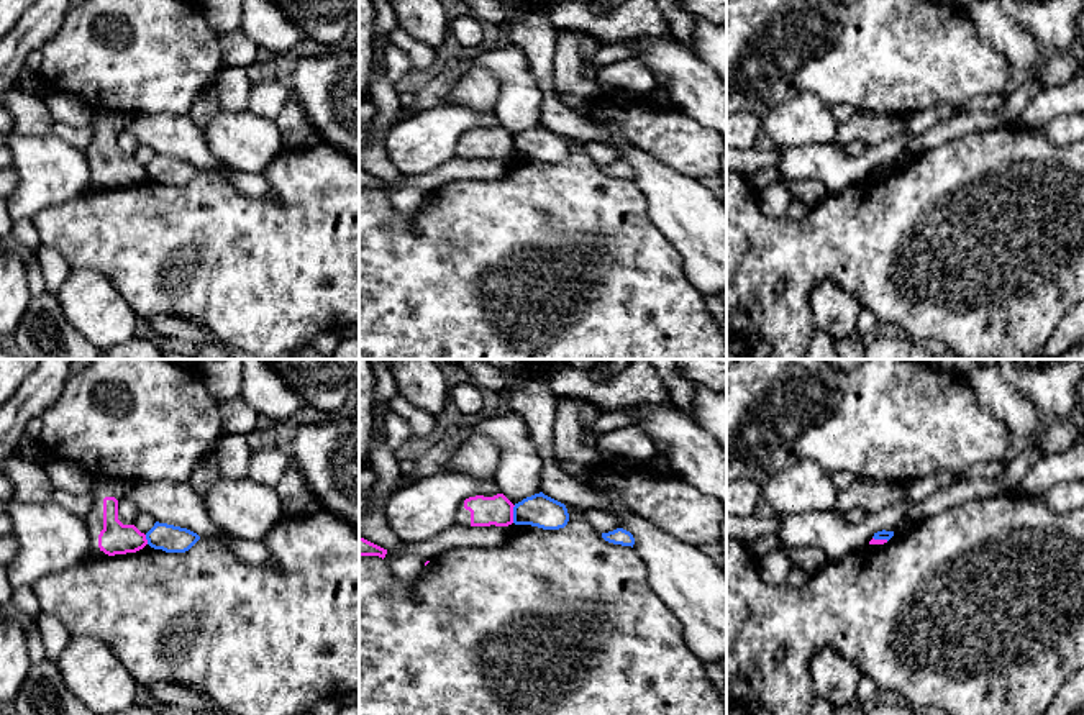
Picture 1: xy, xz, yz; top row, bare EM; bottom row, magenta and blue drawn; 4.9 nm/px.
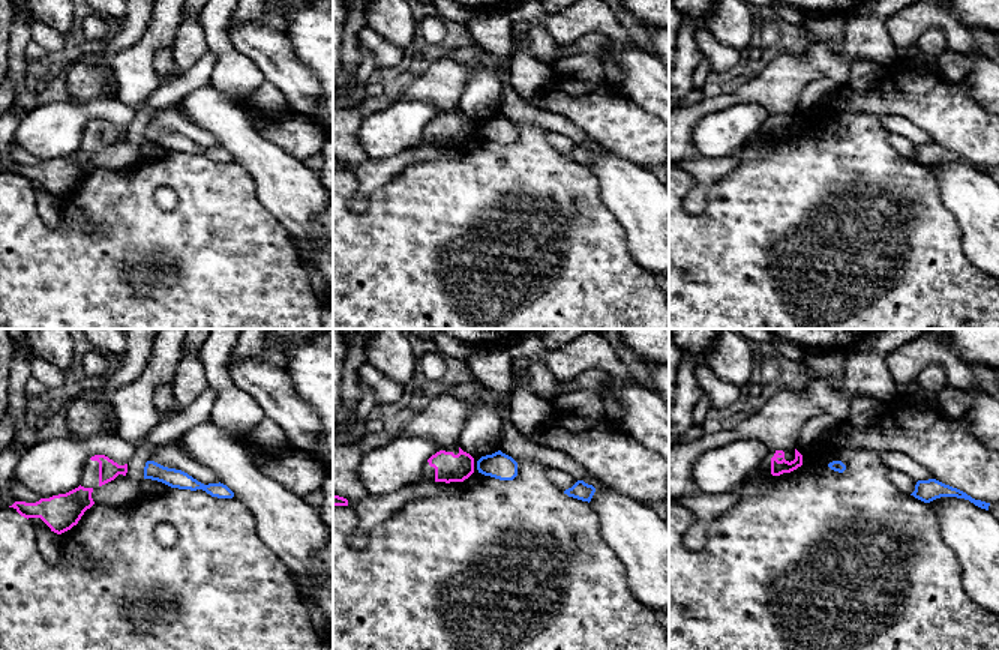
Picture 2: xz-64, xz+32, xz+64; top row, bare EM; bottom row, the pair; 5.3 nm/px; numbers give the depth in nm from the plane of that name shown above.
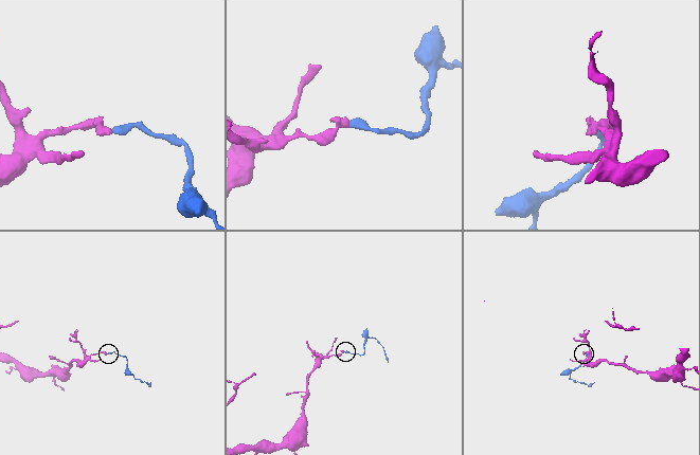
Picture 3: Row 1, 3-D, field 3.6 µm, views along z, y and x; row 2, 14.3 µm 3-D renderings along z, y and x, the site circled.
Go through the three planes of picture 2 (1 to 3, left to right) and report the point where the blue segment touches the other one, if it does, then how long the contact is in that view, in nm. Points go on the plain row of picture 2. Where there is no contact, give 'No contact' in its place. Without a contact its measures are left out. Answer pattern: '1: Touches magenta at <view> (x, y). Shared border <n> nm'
1: No contact
2: No contact
3: No contact

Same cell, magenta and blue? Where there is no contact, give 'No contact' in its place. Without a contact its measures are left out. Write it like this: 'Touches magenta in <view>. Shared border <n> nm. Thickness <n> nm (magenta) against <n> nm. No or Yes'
Touches magenta in xz. Shared border 90 nm. Thickness 150 nm (magenta) against 160 nm. No

